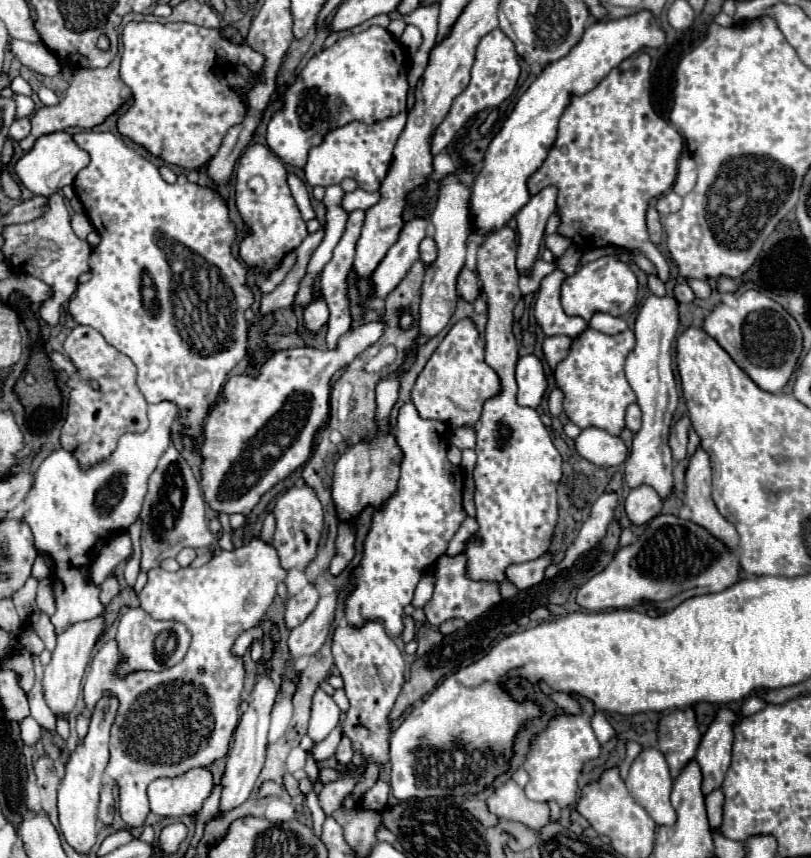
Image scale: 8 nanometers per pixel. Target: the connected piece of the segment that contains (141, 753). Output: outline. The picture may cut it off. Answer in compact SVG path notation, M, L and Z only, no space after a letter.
M251 537L247 545L241 545L233 551L225 551L215 555L209 563L199 569L179 569L175 573L163 569L151 569L147 585L139 593L141 609L145 609L151 617L161 621L179 621L185 623L193 635L187 657L171 669L165 671L133 671L131 675L121 677L117 673L119 667L119 651L113 651L113 639L99 645L89 675L83 685L87 715L93 711L93 705L101 697L103 691L111 691L119 697L119 711L111 729L111 759L105 773L117 781L119 785L119 813L125 825L139 827L149 815L149 799L147 785L157 777L177 777L193 767L209 767L215 759L227 755L231 735L239 721L239 703L243 691L243 659L231 655L233 641L243 633L261 623L267 607L273 603L277 595L277 585L283 581L287 571L283 571L279 563L279 555L271 543L265 543L261 537Z

